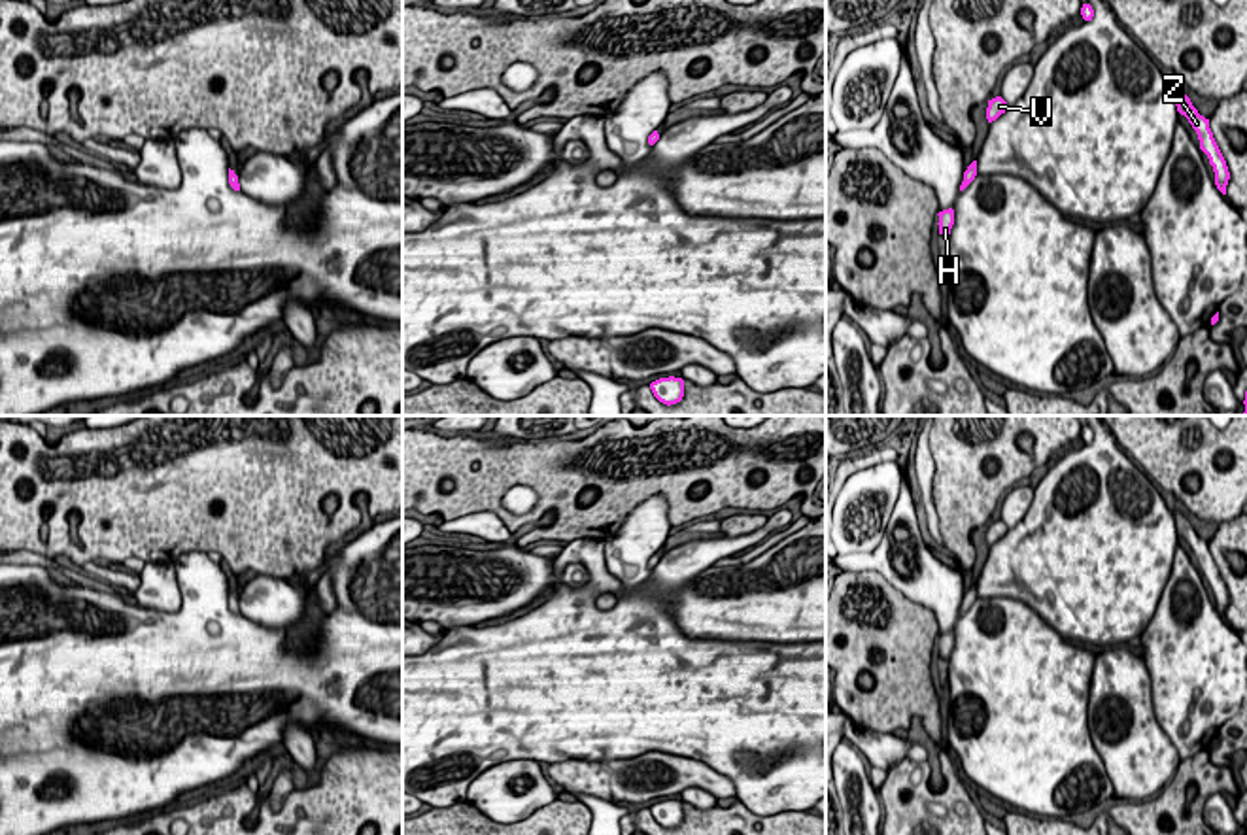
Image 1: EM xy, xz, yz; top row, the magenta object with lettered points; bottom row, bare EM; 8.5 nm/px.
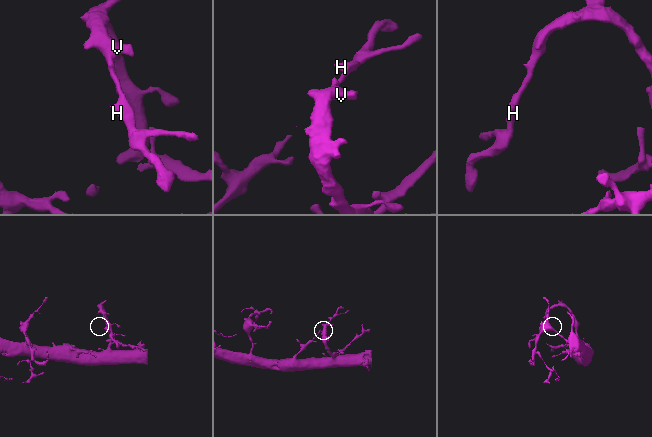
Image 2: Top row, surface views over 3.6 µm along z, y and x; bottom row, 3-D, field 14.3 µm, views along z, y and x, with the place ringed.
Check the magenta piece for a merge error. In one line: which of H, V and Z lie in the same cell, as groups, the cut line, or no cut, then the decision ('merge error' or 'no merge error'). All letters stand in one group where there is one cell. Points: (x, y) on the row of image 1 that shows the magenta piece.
H V Z | no cut | no merge error

